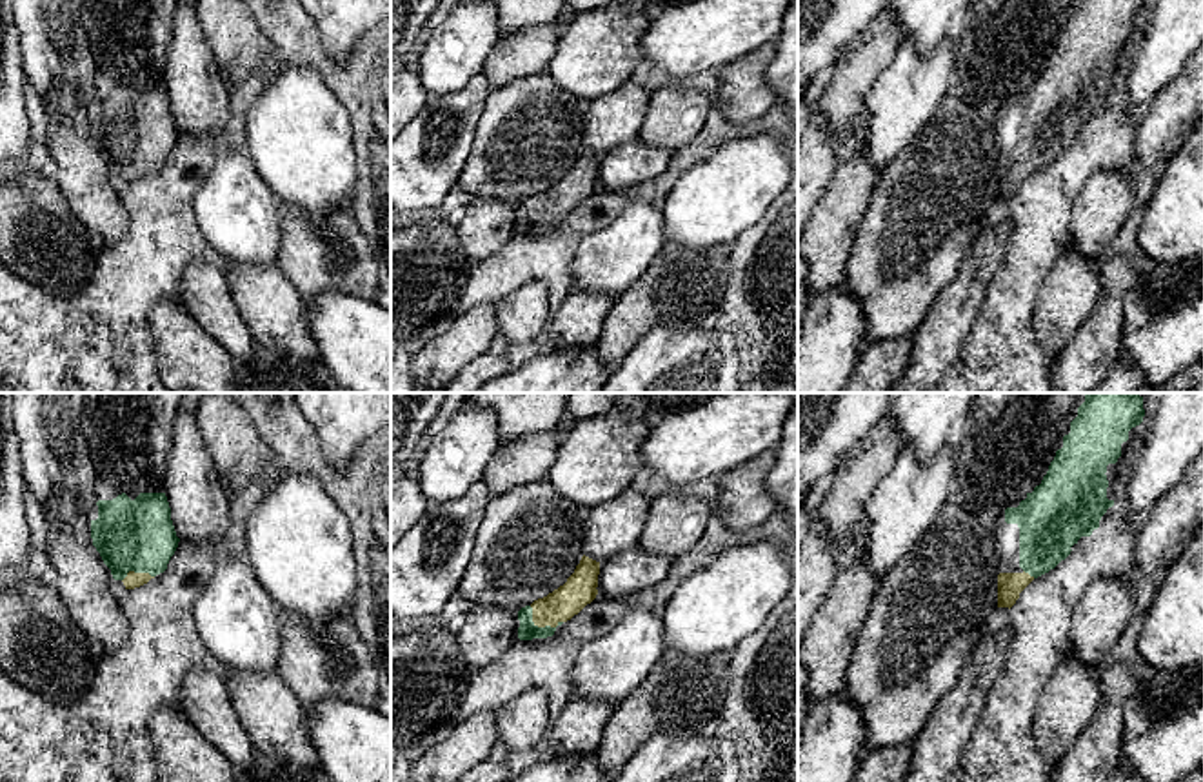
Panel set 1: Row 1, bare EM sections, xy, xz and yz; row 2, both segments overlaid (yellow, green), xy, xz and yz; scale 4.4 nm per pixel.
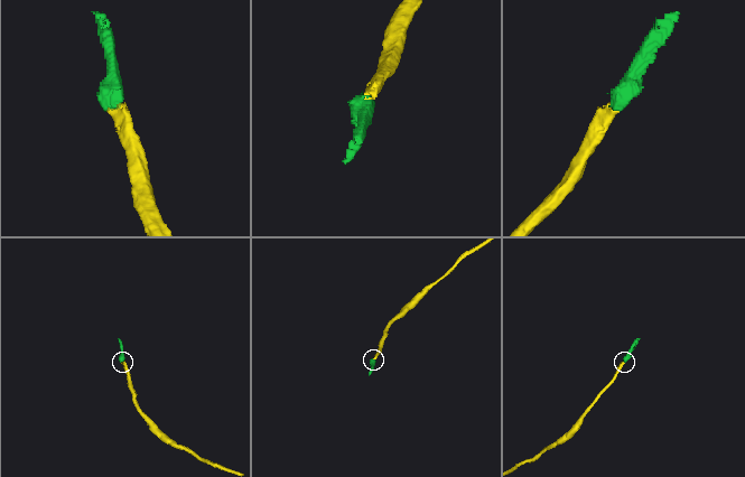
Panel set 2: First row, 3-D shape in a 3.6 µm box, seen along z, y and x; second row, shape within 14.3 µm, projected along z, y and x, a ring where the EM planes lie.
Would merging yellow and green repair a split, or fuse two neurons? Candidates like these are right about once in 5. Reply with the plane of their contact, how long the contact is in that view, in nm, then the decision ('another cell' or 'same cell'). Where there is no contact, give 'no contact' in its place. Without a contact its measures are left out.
meets yellow in xz; contact 170 nm long; same cell

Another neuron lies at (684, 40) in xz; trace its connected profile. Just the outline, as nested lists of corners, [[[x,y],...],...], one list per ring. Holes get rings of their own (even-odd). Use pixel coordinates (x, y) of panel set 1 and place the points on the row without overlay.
[[[691,0],[661,9],[641,38],[643,60],[683,84],[776,42],[794,0]]]

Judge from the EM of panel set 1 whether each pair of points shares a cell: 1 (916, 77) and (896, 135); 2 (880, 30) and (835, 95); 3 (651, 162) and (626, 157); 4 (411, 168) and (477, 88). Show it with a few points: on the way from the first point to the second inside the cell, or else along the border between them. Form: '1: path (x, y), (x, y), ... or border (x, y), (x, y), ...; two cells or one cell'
1: path (907, 91), (896, 110), (896, 120); one cell
2: path (876, 46), (860, 62), (851, 79); one cell
3: path (646, 162), (631, 162); one cell
4: path (438, 164), (458, 144), (467, 115); one cell

